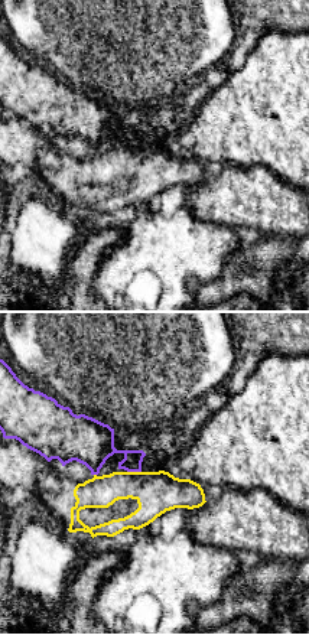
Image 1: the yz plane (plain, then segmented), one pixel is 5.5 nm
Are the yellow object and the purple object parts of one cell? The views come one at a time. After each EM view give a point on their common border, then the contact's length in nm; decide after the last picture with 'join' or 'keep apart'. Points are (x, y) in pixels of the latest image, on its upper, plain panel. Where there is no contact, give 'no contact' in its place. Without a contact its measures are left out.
meets yellow at (135, 149); contact 80 nm long

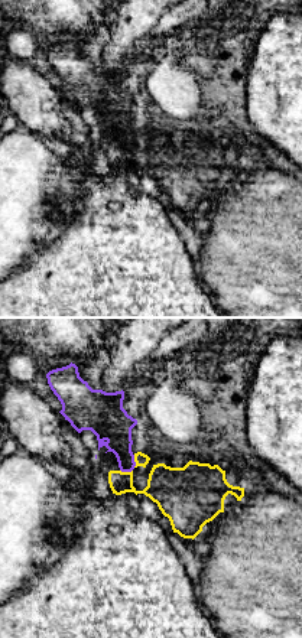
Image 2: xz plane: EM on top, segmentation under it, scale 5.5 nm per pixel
meets yellow at (135, 137); contact 70 nm long

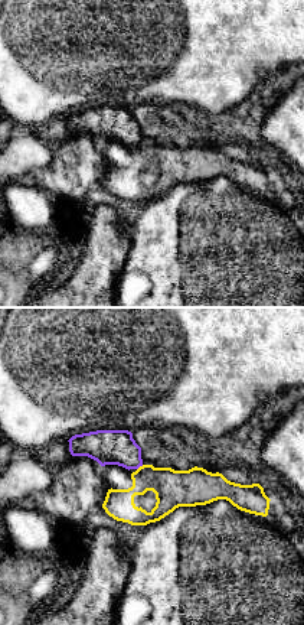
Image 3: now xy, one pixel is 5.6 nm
meets yellow at (140, 143); contact 50 nm long

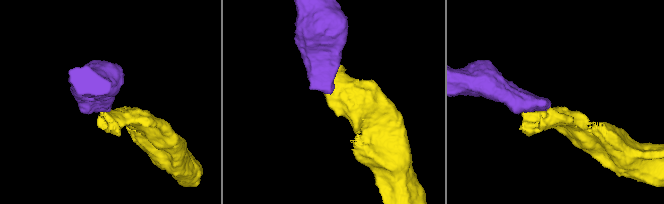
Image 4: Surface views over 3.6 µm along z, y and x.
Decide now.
keep apart

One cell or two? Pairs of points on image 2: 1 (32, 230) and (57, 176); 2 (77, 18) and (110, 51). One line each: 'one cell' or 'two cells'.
1: one cell
2: two cells

